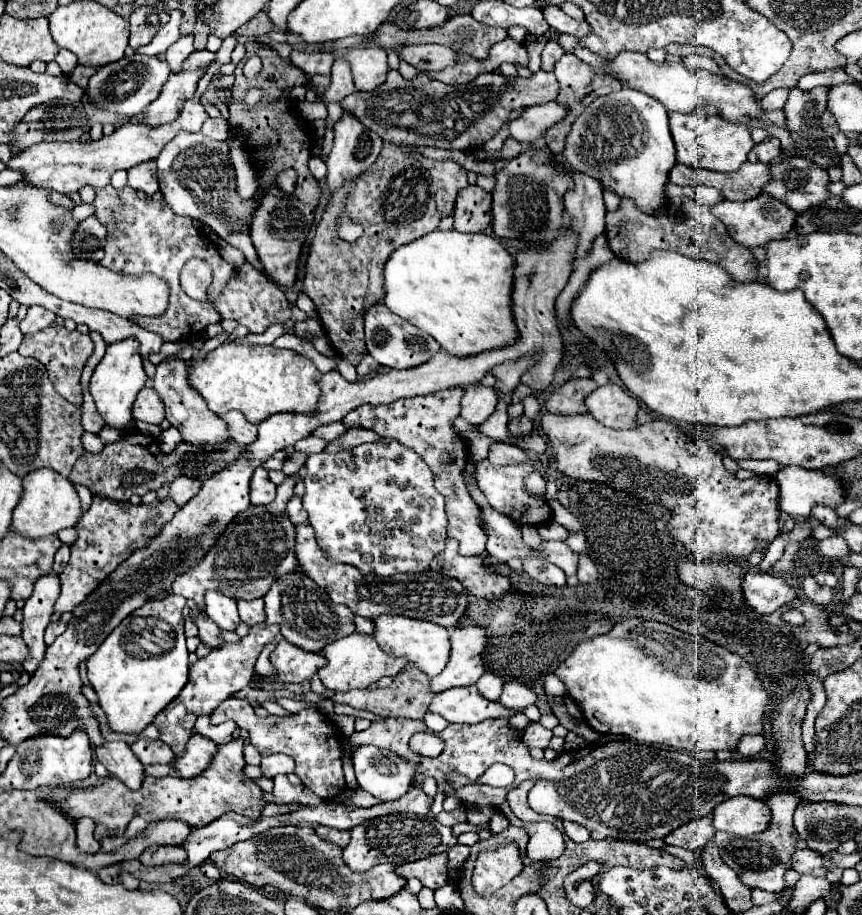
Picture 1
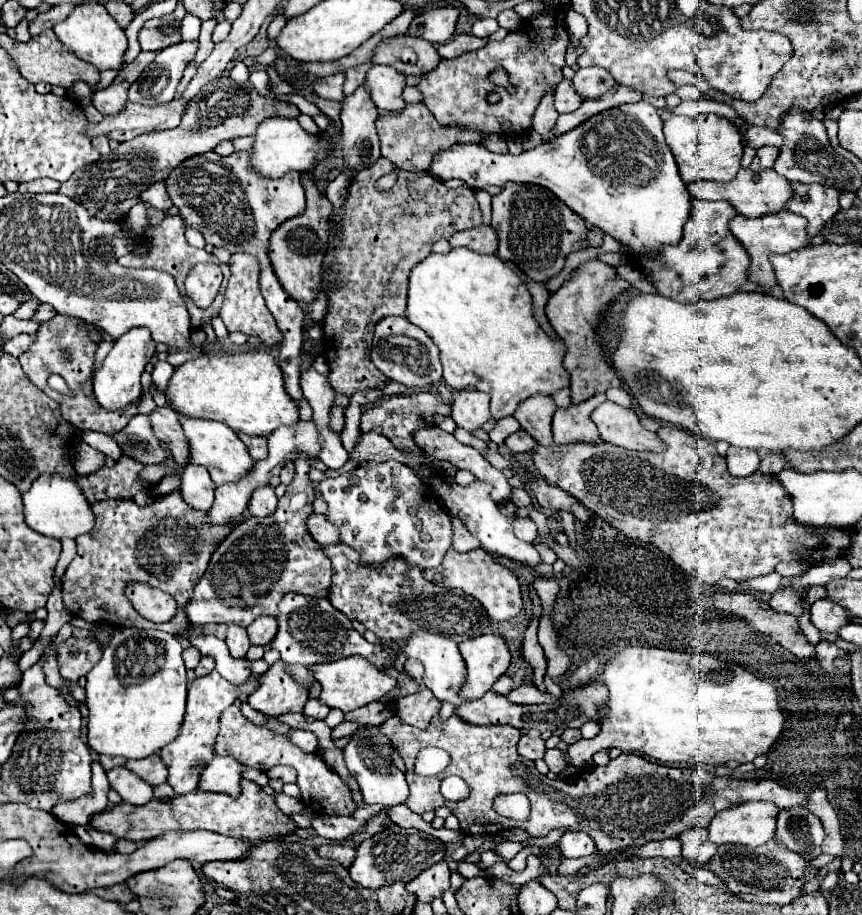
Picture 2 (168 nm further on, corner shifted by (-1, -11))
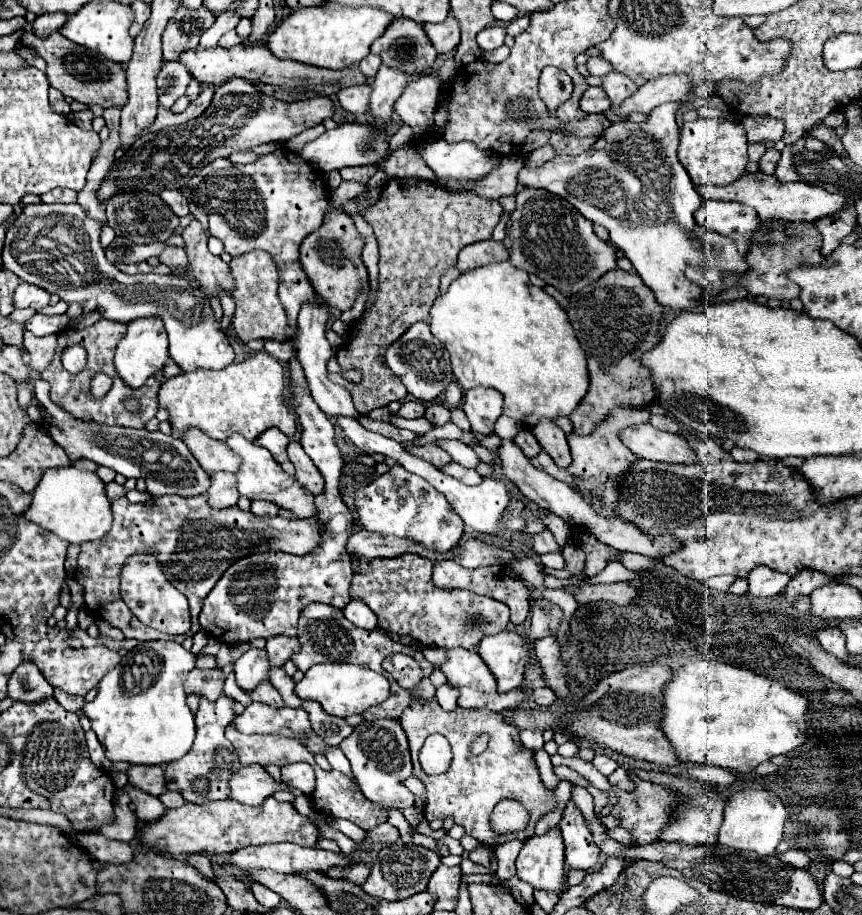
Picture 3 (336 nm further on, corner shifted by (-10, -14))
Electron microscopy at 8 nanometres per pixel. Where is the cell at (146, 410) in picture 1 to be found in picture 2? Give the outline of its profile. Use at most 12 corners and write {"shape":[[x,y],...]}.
{"shape":[[171,407],[151,415],[155,435],[171,445],[177,465],[189,465],[189,443]]}

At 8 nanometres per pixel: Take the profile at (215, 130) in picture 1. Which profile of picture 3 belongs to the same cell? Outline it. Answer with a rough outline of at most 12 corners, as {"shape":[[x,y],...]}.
{"shape":[[238,150],[230,156],[232,164],[258,160],[254,150]]}

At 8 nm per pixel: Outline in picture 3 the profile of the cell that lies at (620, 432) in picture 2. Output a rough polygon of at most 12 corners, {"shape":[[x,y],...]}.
{"shape":[[650,424],[618,436],[638,458],[680,464],[696,452]]}

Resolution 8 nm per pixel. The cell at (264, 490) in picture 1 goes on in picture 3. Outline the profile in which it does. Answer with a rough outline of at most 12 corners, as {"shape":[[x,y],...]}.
{"shape":[[254,500],[252,512],[256,516],[276,516],[278,506],[266,500]]}

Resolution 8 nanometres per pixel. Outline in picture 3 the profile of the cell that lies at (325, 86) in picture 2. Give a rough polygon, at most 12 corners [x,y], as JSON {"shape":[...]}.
{"shape":[[370,84],[342,88],[336,96],[344,110],[368,110]]}

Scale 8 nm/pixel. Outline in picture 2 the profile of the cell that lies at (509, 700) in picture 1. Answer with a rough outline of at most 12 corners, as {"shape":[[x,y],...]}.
{"shape":[[535,685],[515,687],[507,697],[523,705],[551,703]]}

